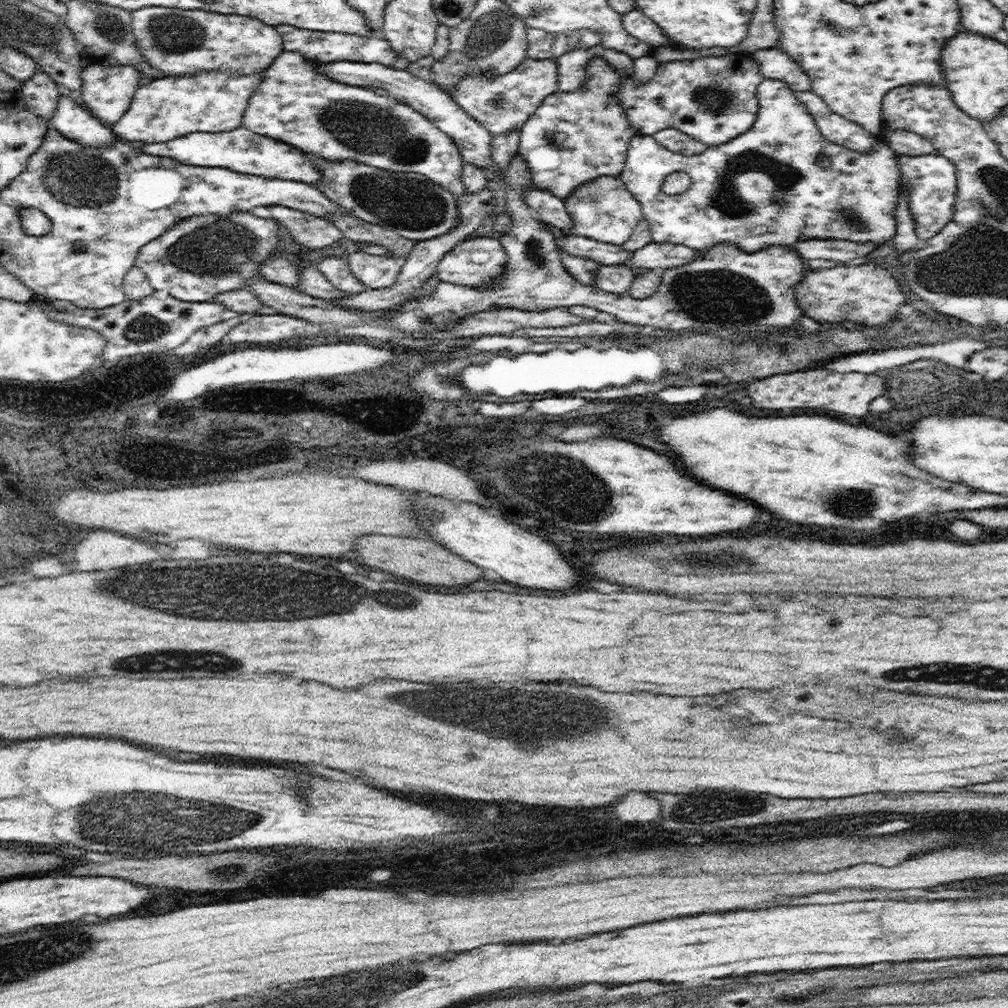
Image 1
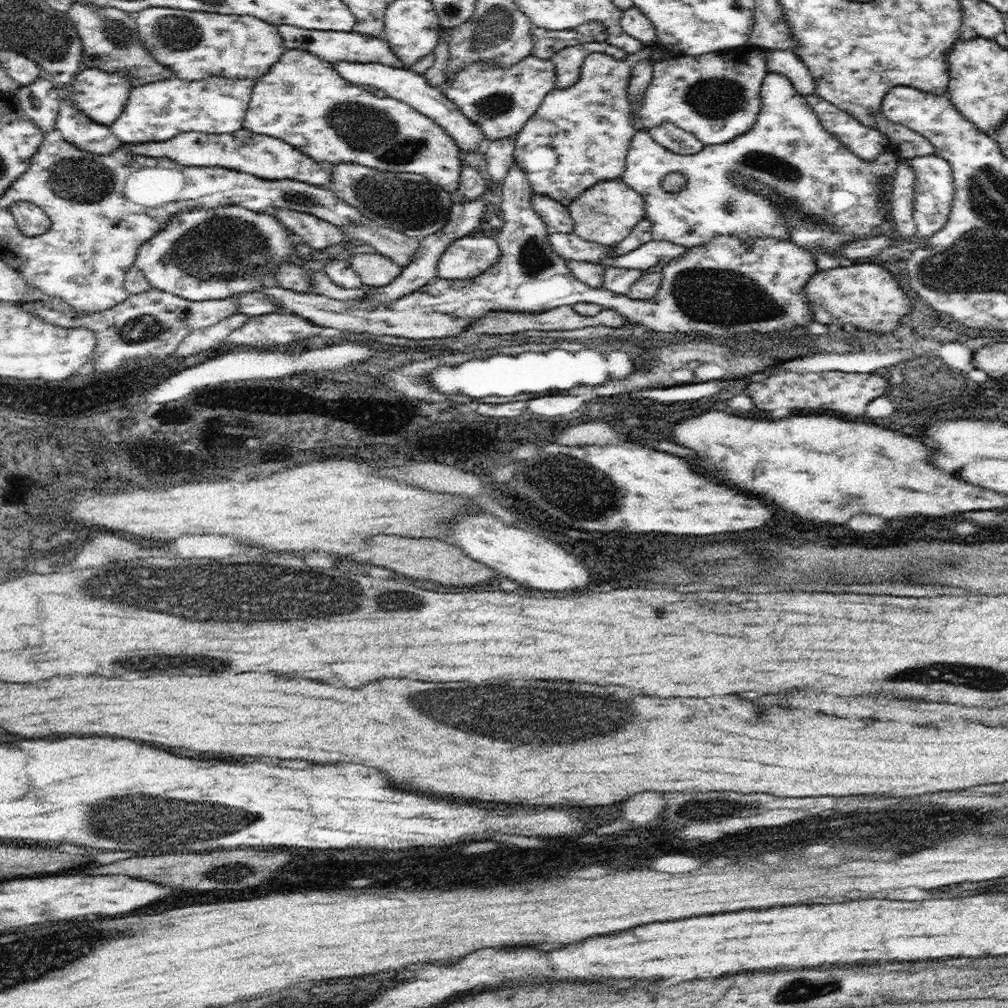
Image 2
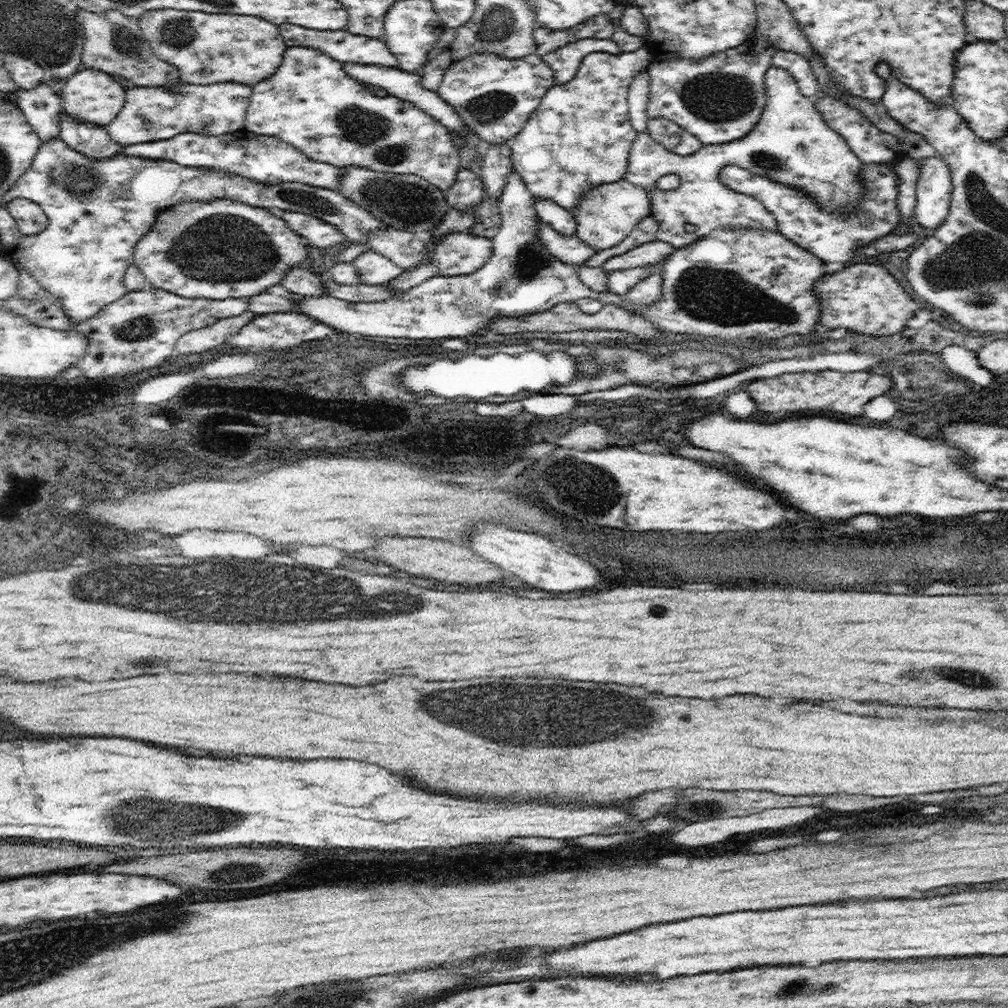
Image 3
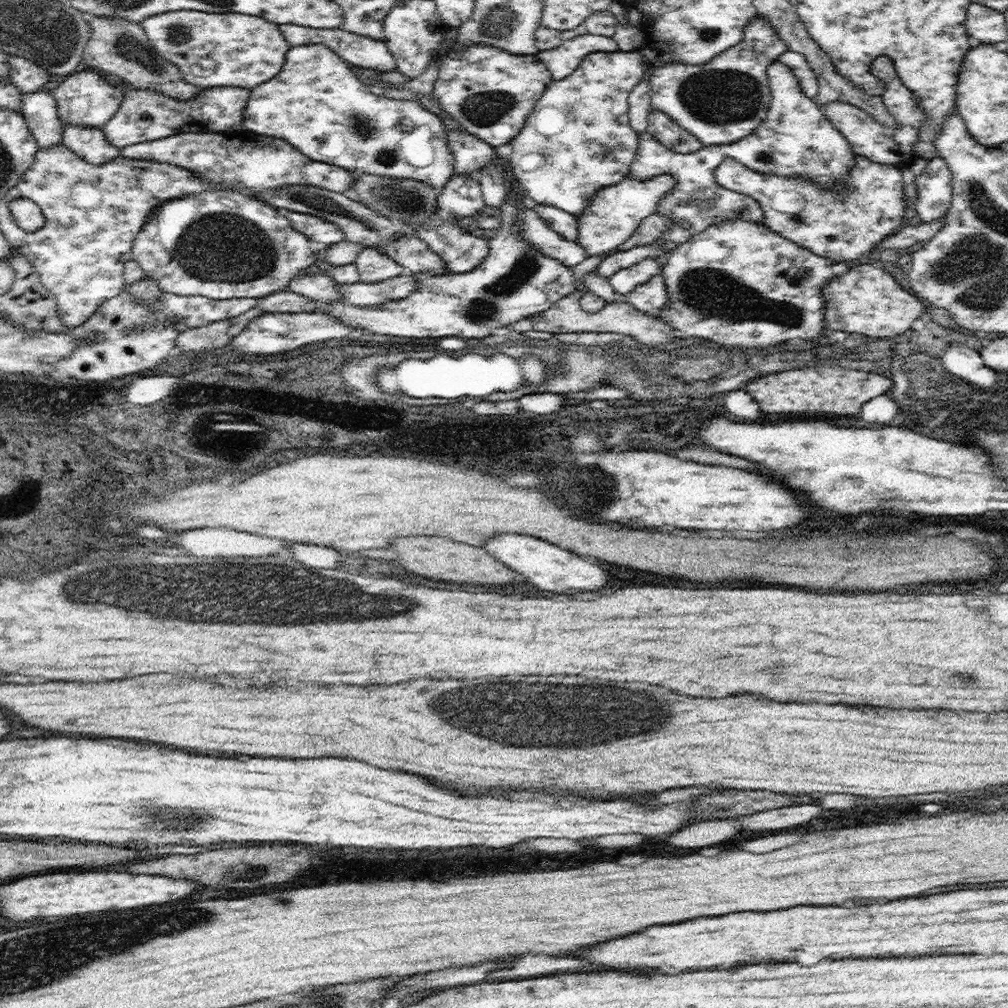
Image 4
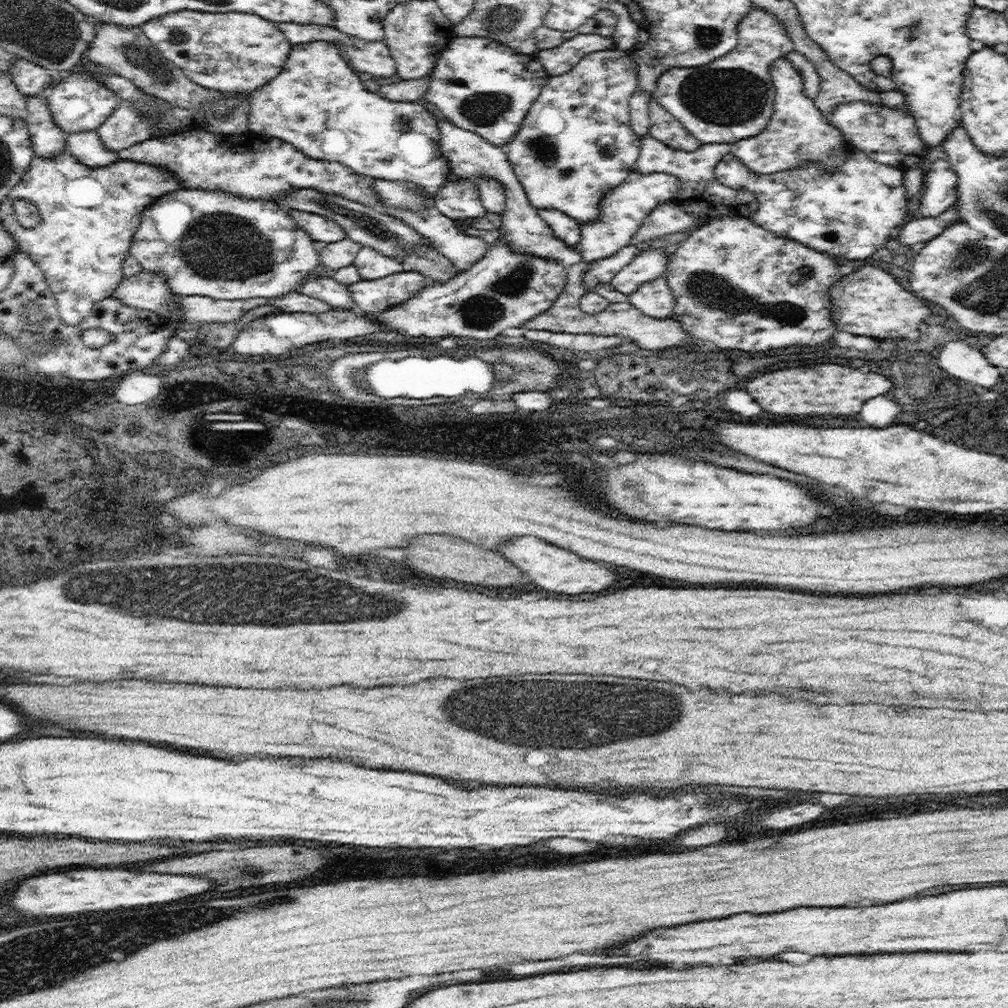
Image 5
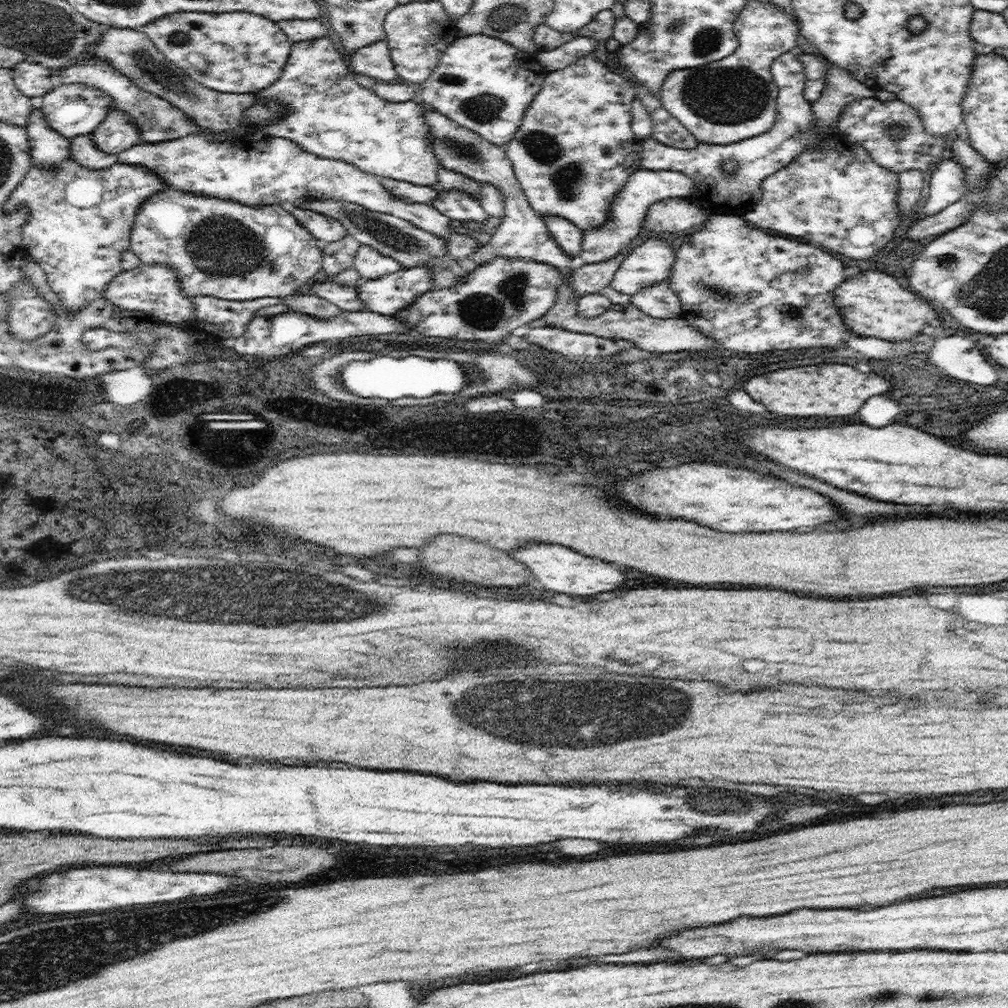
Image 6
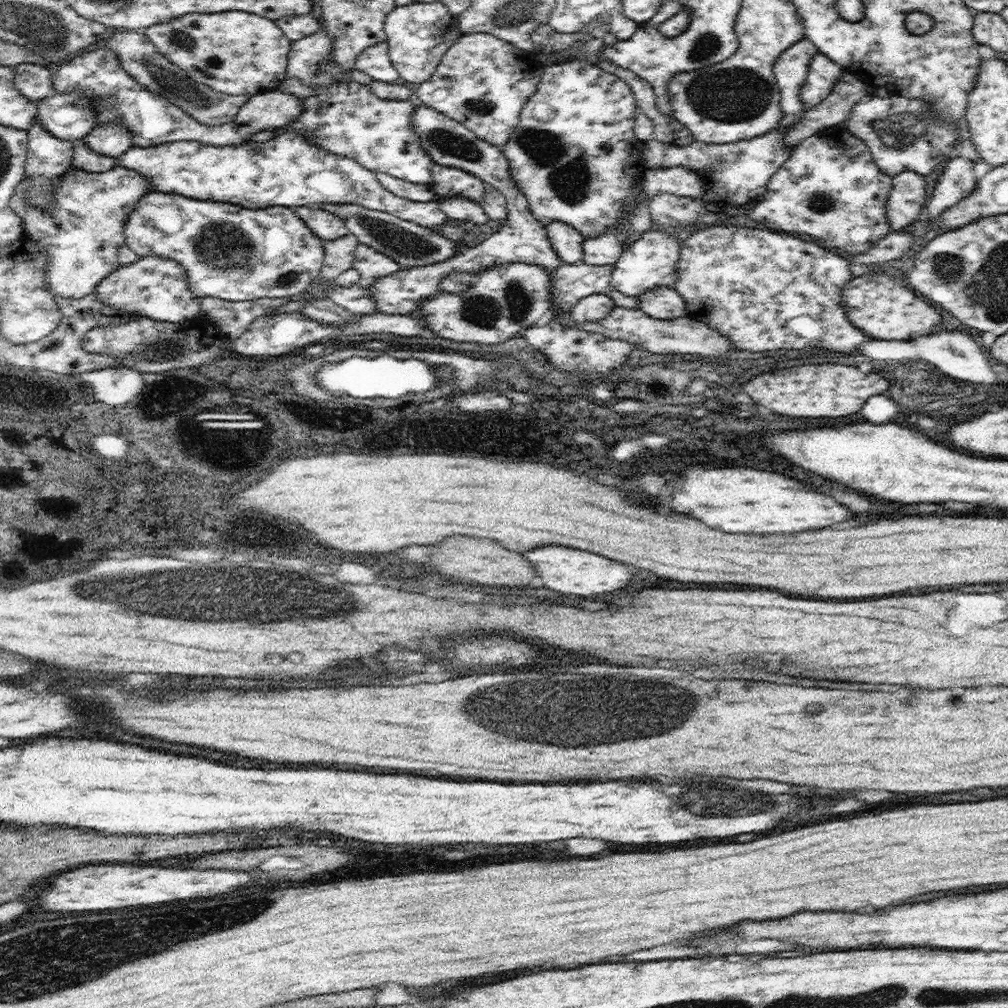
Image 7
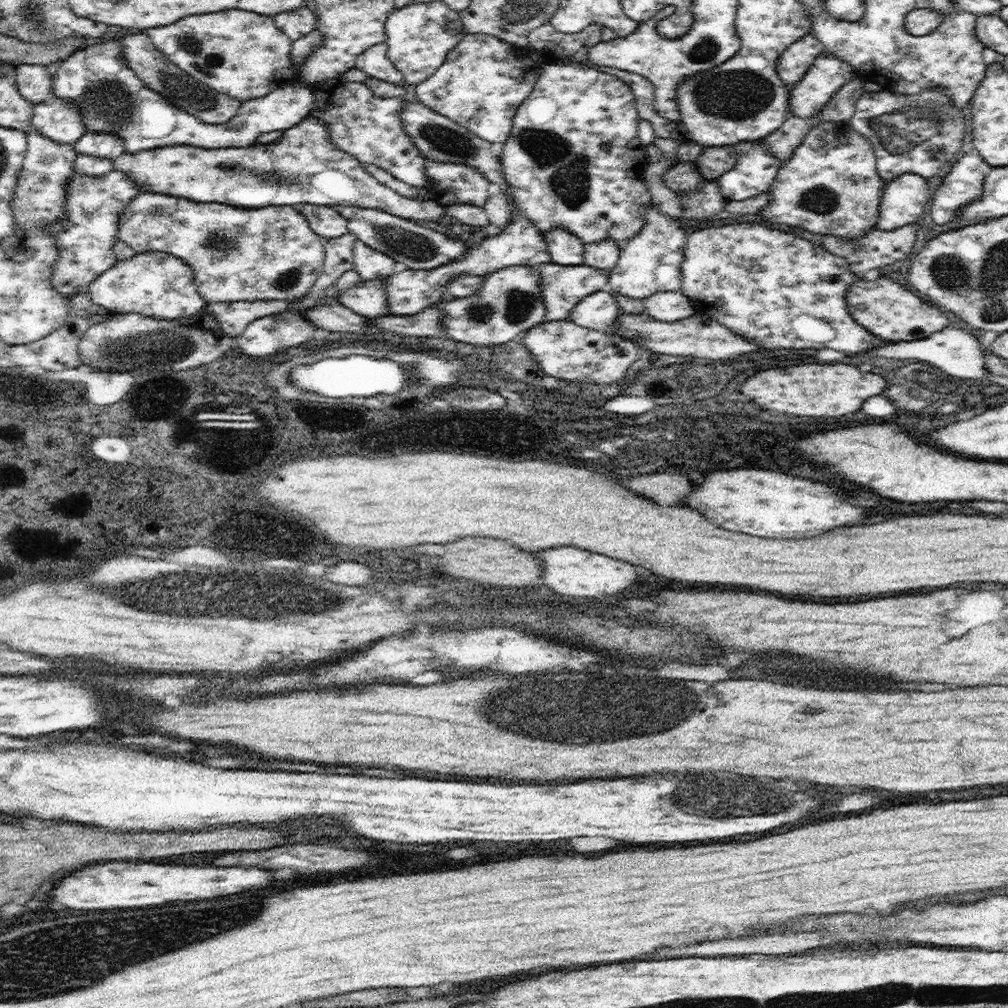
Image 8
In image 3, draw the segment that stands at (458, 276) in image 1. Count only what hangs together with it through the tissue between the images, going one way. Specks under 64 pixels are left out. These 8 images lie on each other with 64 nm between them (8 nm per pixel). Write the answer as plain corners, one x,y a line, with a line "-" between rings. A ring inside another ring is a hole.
447,232
434,242
433,258
442,276
470,275
492,256
492,240
468,232

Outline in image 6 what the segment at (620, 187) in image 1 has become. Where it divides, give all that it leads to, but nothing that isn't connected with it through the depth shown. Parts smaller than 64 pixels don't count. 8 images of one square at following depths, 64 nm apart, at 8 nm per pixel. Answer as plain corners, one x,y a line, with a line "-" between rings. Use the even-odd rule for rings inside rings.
640,169
633,172
626,181
621,193
611,200
611,217
606,223
583,231
581,256
586,263
601,263
612,259
638,236
643,234
643,222
648,209
659,200
670,197
687,197
694,190
694,183
687,174
670,170

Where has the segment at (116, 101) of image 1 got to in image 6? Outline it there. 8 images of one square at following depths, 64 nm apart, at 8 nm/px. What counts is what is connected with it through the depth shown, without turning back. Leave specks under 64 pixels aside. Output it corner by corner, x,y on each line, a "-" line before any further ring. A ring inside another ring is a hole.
80,83
60,84
42,95
40,112
46,117
50,128
58,131
68,140
78,135
90,135
110,113
111,96
97,88

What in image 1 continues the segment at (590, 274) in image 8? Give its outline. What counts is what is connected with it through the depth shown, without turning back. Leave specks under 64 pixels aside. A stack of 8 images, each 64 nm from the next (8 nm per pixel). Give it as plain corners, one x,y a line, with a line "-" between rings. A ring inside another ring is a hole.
656,241
633,252
633,257
627,264
638,268
678,268
683,264
690,264
699,257
699,250
688,248
682,244
658,243

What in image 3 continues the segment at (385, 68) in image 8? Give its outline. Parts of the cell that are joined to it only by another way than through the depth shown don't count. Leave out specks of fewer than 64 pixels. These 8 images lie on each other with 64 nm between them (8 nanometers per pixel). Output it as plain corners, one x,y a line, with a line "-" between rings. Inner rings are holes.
296,24
279,25
280,35
284,38
286,47
317,48
334,60
342,63
362,63
365,65
380,65
381,67
398,67
397,58
390,52
383,39
369,38
342,30
315,31

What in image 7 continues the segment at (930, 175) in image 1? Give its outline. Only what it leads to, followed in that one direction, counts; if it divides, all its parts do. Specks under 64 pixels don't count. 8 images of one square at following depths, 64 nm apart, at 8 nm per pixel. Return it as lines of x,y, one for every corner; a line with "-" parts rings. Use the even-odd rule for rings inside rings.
971,139
960,141
959,150
945,163
932,197
925,204
930,220
935,221
946,209
959,203
977,187
974,165
981,156

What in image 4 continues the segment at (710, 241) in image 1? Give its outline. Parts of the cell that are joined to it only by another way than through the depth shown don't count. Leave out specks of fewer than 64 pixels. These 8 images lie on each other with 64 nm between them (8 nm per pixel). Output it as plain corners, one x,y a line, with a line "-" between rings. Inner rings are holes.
778,59
767,68
767,77
771,90
770,110
760,126
744,139
730,144
702,146
696,152
682,154
666,148
647,131
639,134
629,177
650,180
666,174
676,179
676,186
670,194
661,196
657,204
657,212
675,222
661,234
664,240
675,242
678,246
694,234
725,220
742,219
763,224
763,210
755,198
728,190
717,183
715,170
726,157
731,156
760,174
801,176
827,188
847,182
856,155
846,137
829,121
824,110
802,92
798,77
789,66

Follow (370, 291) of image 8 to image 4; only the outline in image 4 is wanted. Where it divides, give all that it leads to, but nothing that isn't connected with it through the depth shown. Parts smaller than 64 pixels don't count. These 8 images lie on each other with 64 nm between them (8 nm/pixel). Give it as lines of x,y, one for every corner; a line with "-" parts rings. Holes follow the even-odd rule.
304,271
293,281
290,281
288,289
296,294
311,298
321,305
344,301
343,296
338,292
337,286
335,279
329,275
309,274

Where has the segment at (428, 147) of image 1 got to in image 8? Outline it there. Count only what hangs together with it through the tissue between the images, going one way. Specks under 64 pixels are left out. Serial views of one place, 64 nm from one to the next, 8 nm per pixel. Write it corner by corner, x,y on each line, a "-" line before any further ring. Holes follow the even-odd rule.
314,29
309,35
294,41
290,53
293,74
296,78
296,82
292,84
306,83
315,96
314,108
310,110
307,117
324,121
332,144
357,158
363,166
375,164
382,170
390,172
398,180
411,184
416,190
422,190
427,183
425,173
427,157
415,147
414,142
404,130
400,112
408,102
407,97
376,96
366,83
347,81
345,73
319,83
310,84
302,80
303,62
309,57
311,50
322,46
322,34
318,31

